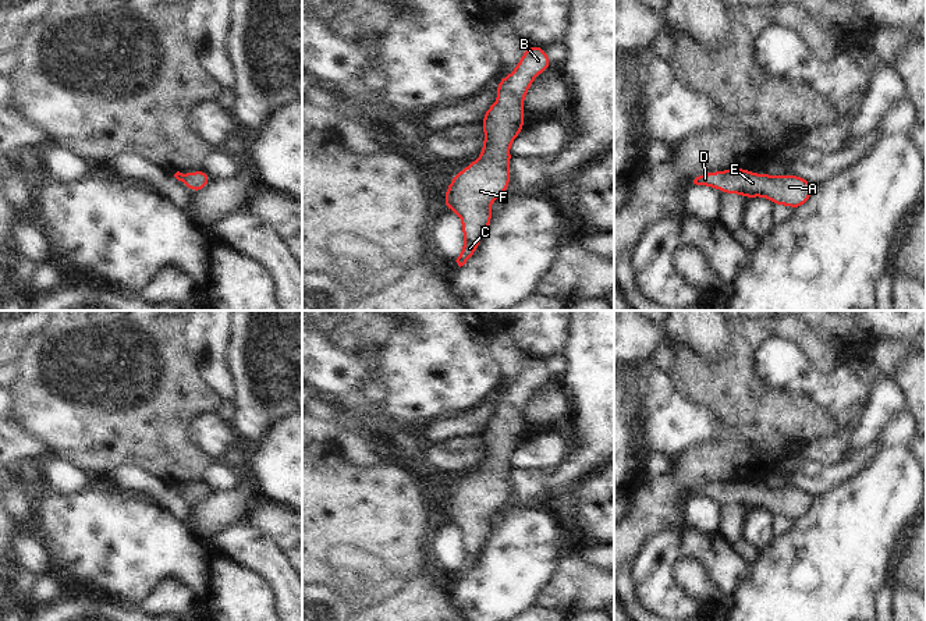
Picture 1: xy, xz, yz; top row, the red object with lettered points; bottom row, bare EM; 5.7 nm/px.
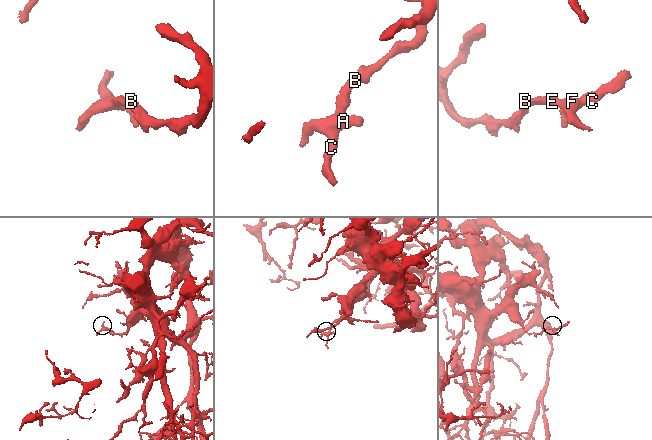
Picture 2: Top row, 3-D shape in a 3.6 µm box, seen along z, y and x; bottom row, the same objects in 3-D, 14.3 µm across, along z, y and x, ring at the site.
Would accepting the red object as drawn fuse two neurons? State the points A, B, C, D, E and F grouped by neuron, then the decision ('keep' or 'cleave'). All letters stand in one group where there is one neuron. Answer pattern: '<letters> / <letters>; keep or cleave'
A B C D E F; keep

